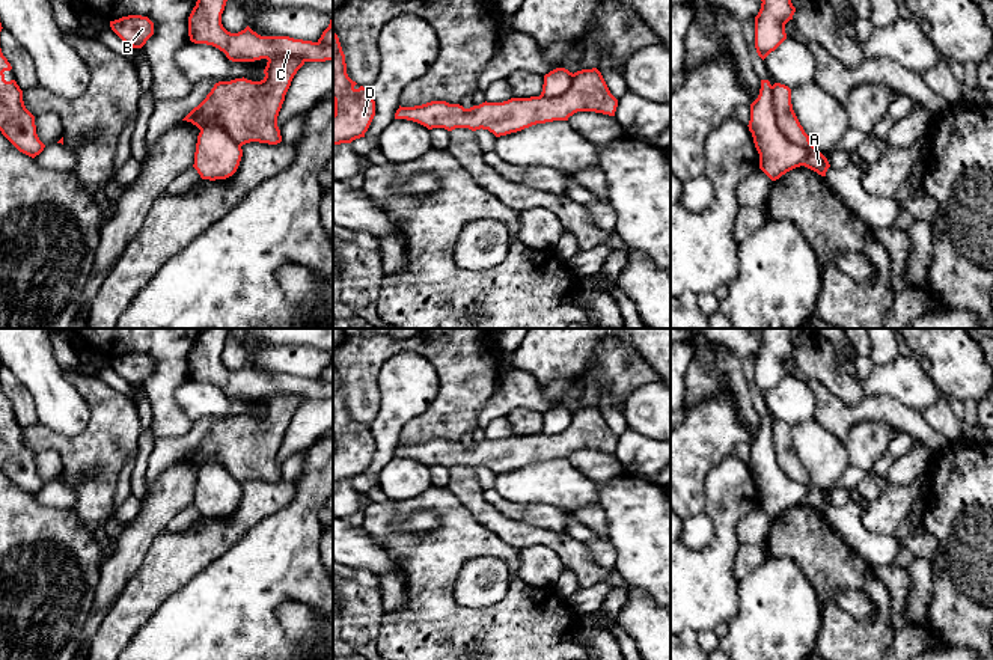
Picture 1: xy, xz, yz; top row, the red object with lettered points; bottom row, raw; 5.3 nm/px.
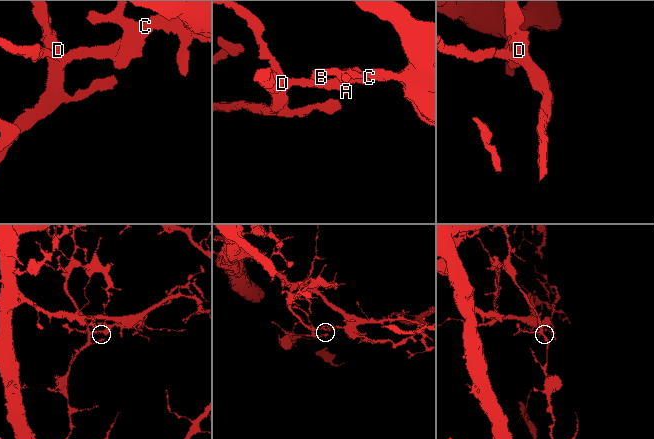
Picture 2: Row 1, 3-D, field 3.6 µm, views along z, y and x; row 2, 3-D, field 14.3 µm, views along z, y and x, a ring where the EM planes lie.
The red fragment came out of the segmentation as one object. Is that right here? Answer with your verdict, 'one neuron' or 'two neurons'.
two neurons

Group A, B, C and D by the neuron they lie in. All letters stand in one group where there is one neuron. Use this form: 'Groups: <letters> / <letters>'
Groups: A D / B C

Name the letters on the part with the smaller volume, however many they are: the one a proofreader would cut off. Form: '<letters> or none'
A, D

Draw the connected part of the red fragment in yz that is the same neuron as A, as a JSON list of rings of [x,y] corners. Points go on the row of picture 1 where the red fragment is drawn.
[[[773,84],[773,110],[776,115],[776,124],[781,133],[793,143],[803,146],[808,151],[808,157],[802,166],[826,176],[830,167],[827,158],[811,143],[809,136],[800,125],[791,104],[791,89],[785,84]]]

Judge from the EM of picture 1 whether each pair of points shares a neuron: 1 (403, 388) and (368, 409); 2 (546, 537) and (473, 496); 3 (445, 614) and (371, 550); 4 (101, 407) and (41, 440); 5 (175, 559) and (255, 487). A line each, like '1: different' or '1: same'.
1: different
2: same
3: different
4: same
5: same

